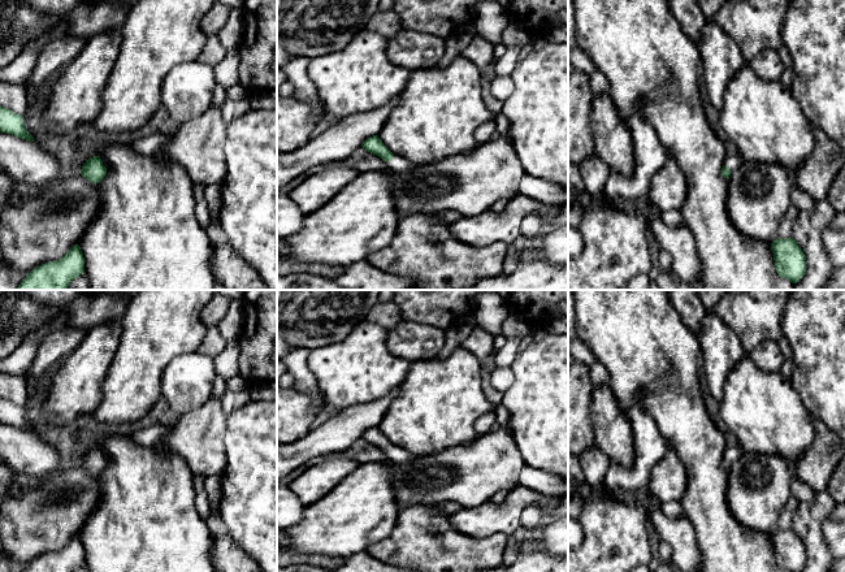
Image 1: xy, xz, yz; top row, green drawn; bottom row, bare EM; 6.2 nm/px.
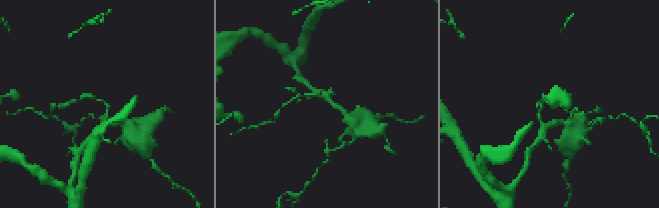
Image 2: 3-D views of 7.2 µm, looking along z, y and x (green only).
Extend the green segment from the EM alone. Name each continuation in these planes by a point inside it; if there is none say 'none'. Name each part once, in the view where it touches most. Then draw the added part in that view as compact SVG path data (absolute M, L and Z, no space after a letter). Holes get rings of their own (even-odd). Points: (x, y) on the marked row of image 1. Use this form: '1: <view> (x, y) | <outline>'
1: xz (398, 164) | M394 155L390 161L385 162L385 166L394 173L408 173L416 169L419 165L398 155Z

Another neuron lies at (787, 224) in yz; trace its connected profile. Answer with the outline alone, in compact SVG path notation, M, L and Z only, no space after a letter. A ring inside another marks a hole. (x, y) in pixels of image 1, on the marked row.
M792 205L785 216L783 217L779 230L777 230L777 237L786 239L792 237L793 226L800 214L800 209L794 205Z

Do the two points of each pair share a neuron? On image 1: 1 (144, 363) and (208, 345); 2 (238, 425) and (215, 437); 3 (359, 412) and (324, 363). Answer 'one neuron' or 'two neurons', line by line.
1: two neurons
2: two neurons
3: two neurons

